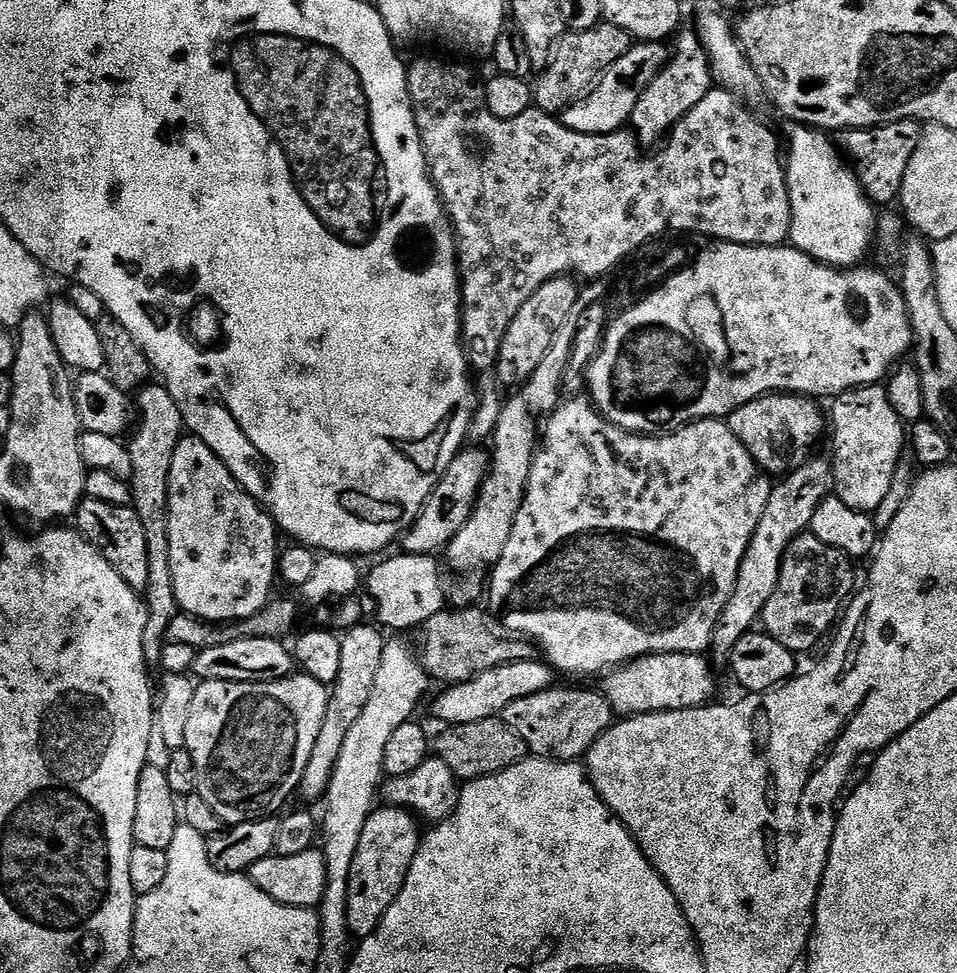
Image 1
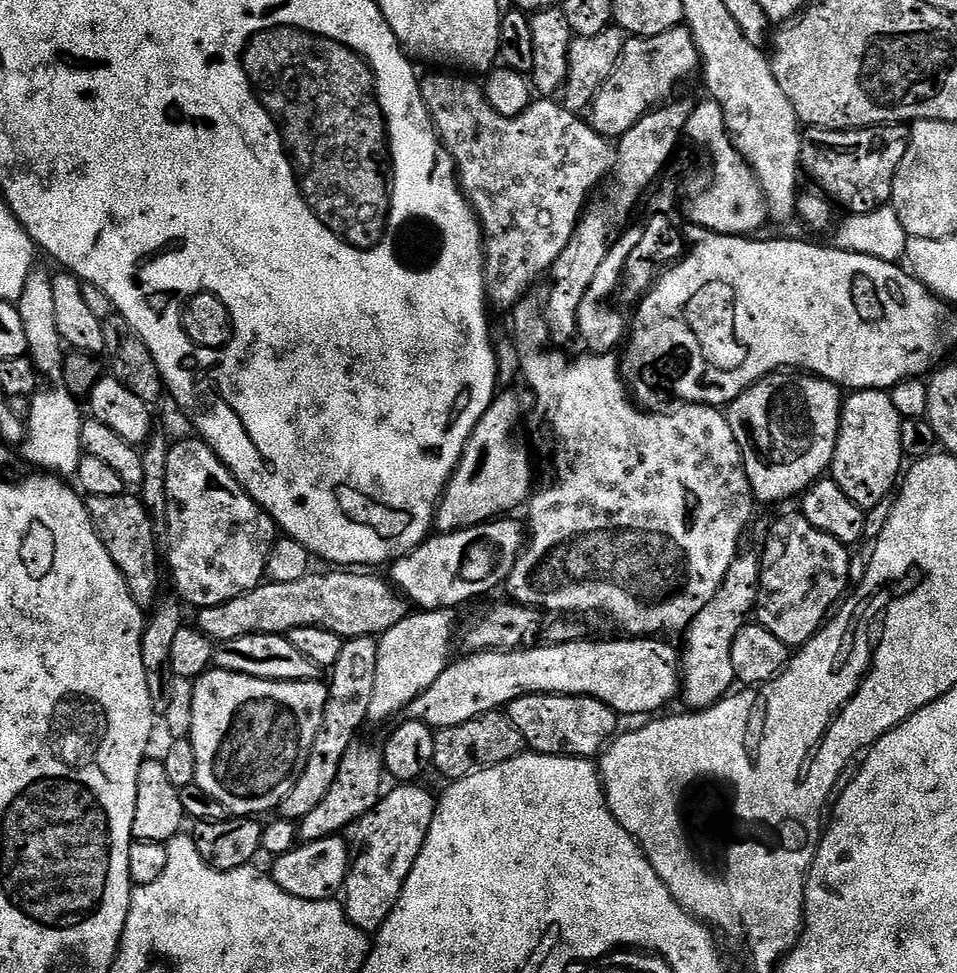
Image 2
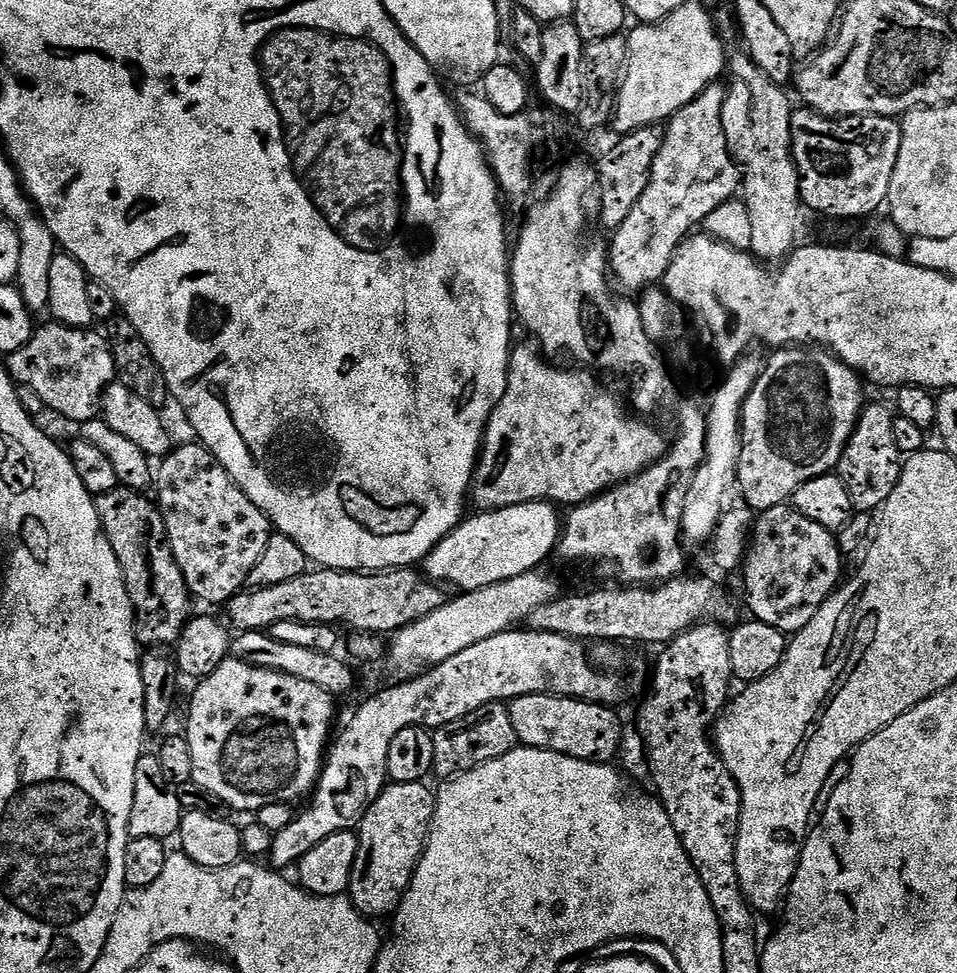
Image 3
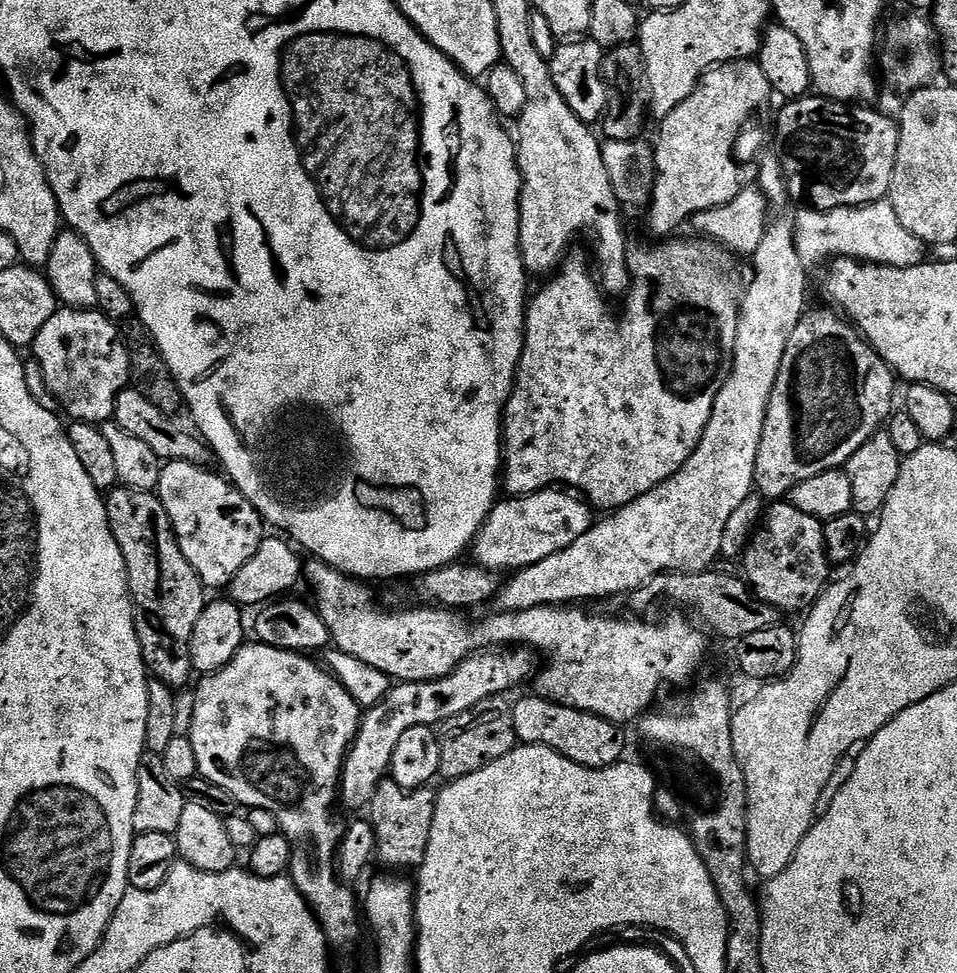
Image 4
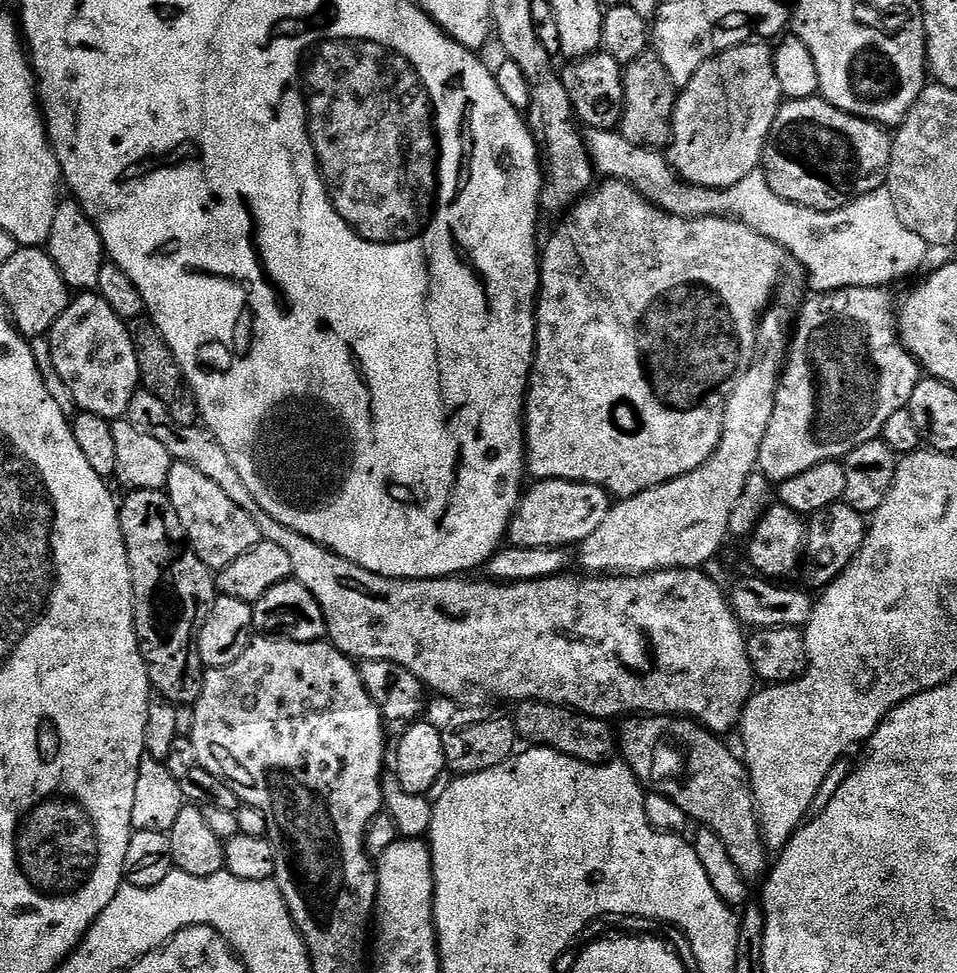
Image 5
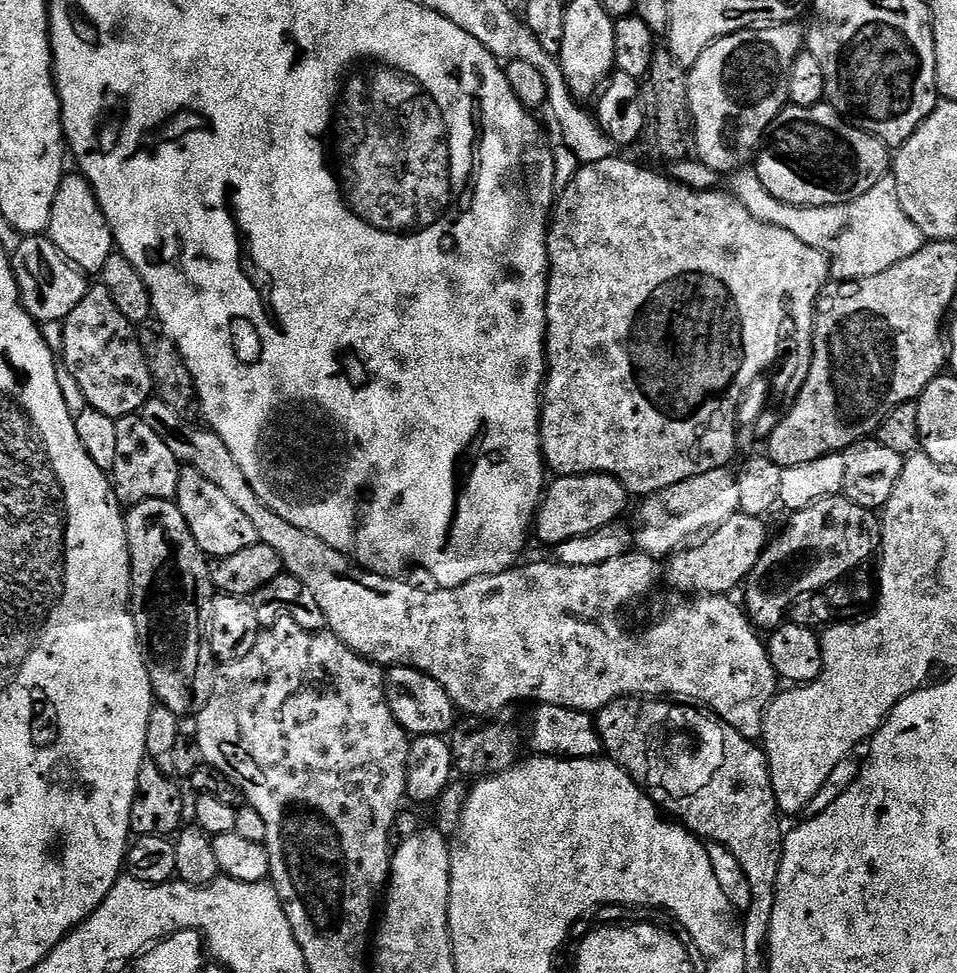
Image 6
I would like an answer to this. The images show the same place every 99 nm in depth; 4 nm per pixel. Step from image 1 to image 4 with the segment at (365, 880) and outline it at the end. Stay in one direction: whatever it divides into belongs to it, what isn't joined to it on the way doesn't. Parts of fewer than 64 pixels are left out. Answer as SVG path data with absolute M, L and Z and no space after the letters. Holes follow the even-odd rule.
M391 778L380 781L379 788L368 807L368 816L372 821L372 828L375 830L379 863L392 866L394 868L391 869L394 870L404 870L400 868L412 868L414 870L420 866L424 861L425 850L429 844L430 829L433 826L434 810L436 809L436 797L435 791L429 787L406 789L398 786Z

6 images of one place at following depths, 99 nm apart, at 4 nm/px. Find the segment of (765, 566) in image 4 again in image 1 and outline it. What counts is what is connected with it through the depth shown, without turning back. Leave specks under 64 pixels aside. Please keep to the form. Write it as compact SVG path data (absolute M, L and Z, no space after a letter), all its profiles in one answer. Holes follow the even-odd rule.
M811 530L796 536L782 558L778 586L774 586L774 594L770 594L770 602L764 607L763 631L797 654L810 651L827 634L828 627L837 623L853 591L856 576L852 564L847 554L826 546Z

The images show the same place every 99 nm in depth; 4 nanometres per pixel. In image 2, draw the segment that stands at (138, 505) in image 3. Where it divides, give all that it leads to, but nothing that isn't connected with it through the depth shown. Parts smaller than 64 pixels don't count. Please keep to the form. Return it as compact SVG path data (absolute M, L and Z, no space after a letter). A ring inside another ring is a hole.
M136 494L111 496L110 498L89 496L86 503L94 530L102 542L102 546L106 546L114 566L118 566L118 570L123 574L134 602L142 610L151 609L161 595L159 592L162 552L161 549L160 552L156 549L158 529L145 510L143 499Z

